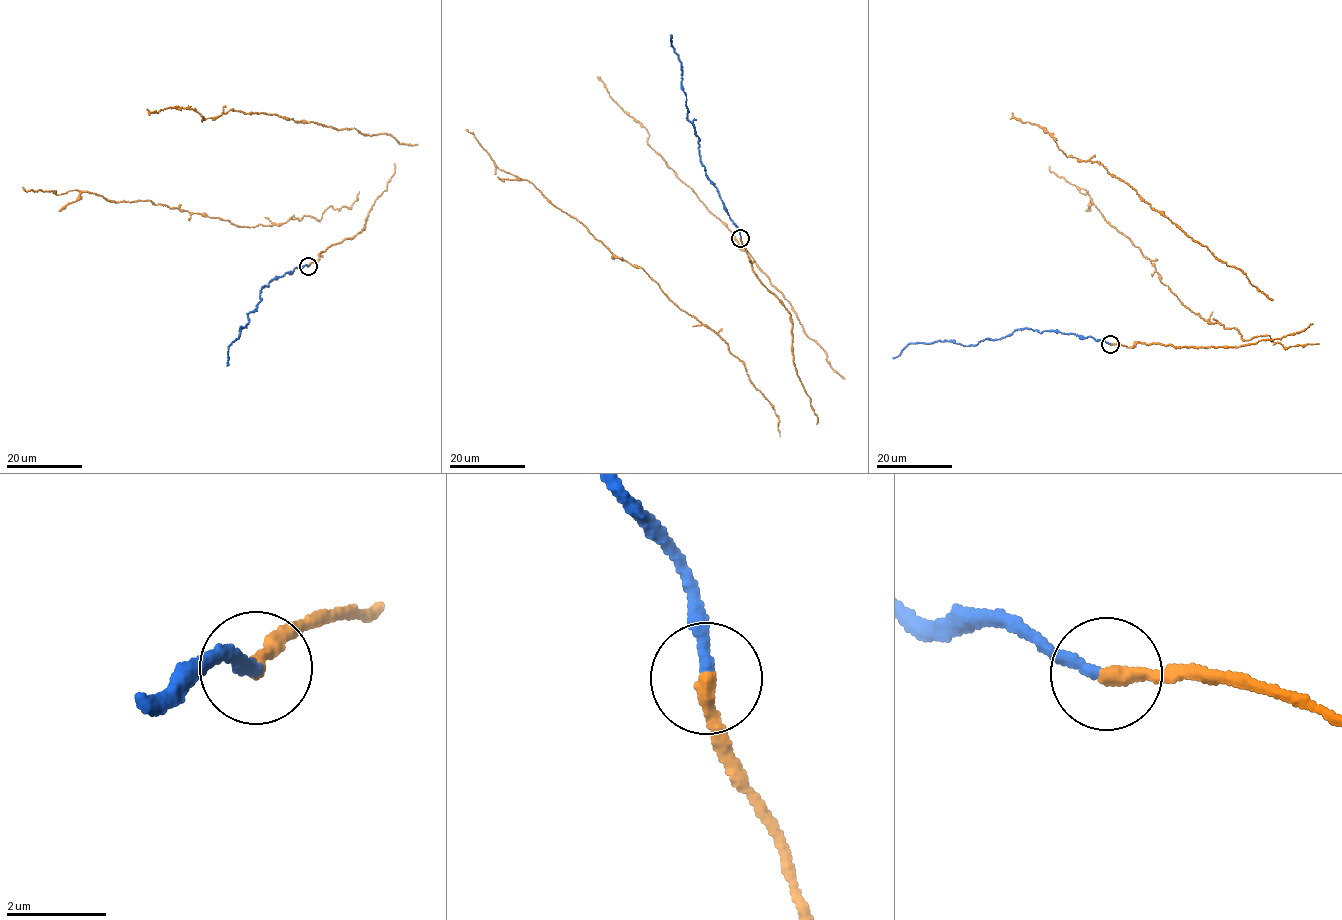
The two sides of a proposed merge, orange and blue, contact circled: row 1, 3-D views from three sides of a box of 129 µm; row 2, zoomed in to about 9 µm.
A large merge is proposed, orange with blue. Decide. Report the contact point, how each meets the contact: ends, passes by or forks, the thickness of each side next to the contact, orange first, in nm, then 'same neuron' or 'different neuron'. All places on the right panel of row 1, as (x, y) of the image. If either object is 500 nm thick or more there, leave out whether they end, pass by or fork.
(1110, 344) | orange ends | blue ends | 320/240 nm | different neuron

